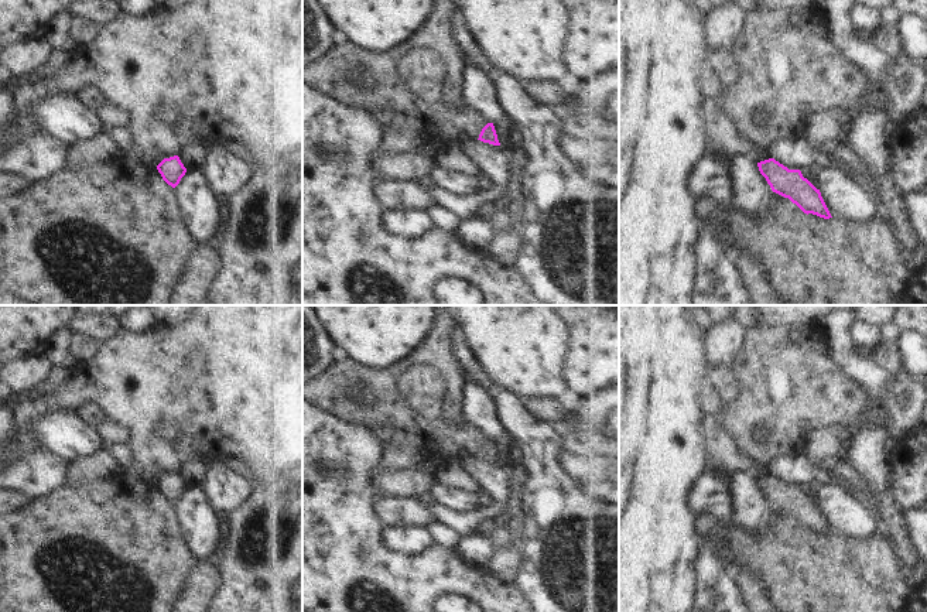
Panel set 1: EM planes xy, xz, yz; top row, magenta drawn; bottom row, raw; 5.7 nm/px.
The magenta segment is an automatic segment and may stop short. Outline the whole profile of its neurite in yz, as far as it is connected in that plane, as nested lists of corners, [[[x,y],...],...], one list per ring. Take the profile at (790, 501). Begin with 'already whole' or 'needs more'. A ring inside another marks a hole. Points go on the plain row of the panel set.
already whole; [[[774,475],[757,479],[757,483],[772,507],[789,514],[804,530],[813,530],[824,536],[832,534],[820,506],[804,495],[800,486],[789,486]]]

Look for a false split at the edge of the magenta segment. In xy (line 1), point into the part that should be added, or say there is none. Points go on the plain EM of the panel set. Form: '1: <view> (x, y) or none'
1: none

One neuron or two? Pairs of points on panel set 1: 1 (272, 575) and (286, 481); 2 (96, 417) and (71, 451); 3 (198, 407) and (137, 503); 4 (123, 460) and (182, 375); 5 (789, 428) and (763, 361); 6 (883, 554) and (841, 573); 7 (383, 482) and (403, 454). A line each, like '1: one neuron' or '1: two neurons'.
1: one neuron
2: two neurons
3: two neurons
4: two neurons
5: one neuron
6: two neurons
7: two neurons

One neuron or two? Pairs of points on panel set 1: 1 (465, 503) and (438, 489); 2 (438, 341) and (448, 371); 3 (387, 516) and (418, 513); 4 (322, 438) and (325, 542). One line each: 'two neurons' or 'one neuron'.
1: one neuron
2: one neuron
3: one neuron
4: one neuron

